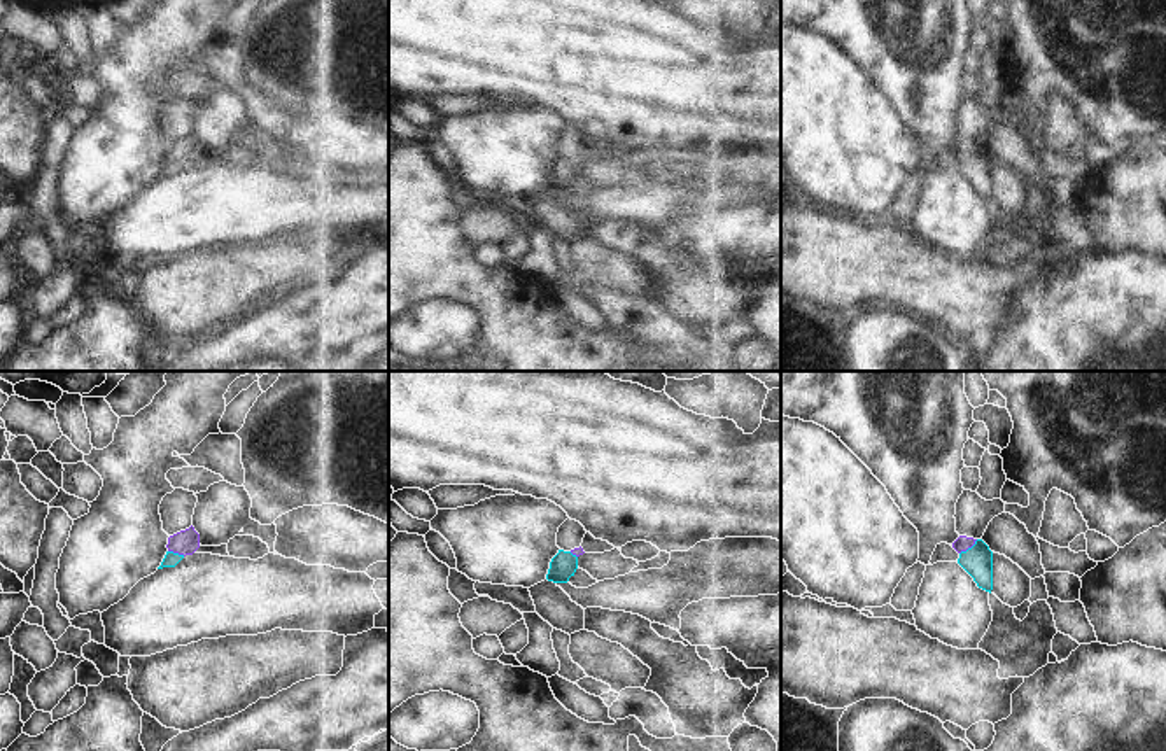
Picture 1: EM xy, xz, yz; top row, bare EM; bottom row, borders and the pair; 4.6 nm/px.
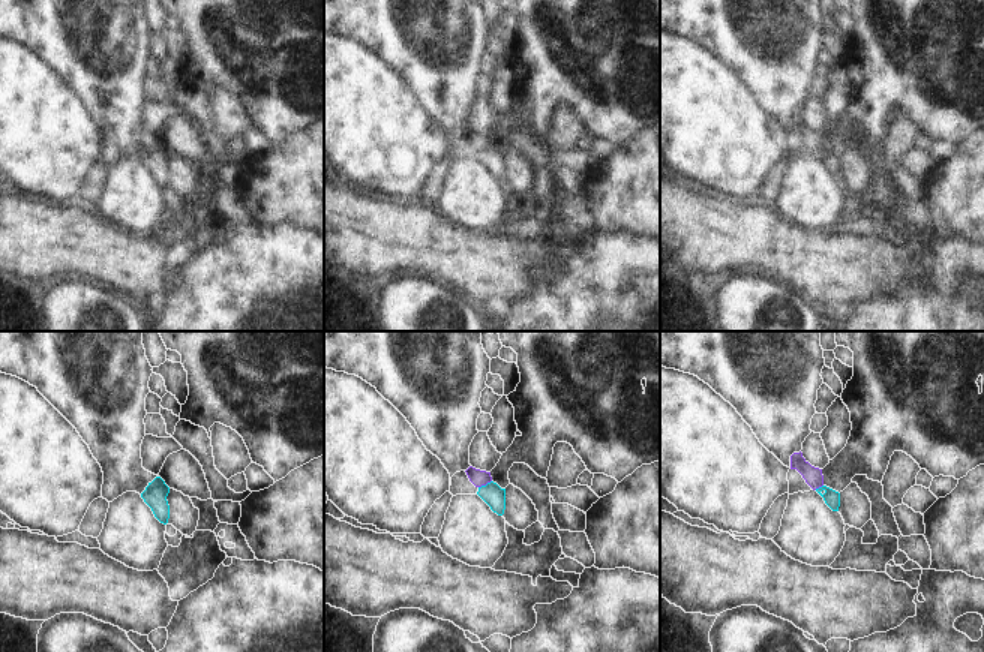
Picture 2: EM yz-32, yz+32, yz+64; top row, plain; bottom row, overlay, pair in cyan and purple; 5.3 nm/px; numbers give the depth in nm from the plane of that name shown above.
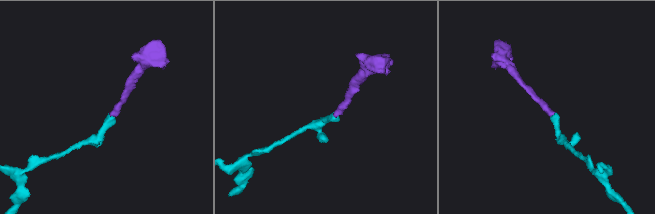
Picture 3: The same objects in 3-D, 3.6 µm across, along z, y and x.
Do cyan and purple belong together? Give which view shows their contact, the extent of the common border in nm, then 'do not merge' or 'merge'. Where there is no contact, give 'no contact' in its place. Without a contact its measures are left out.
contact in yz; length 110 nm; merge

